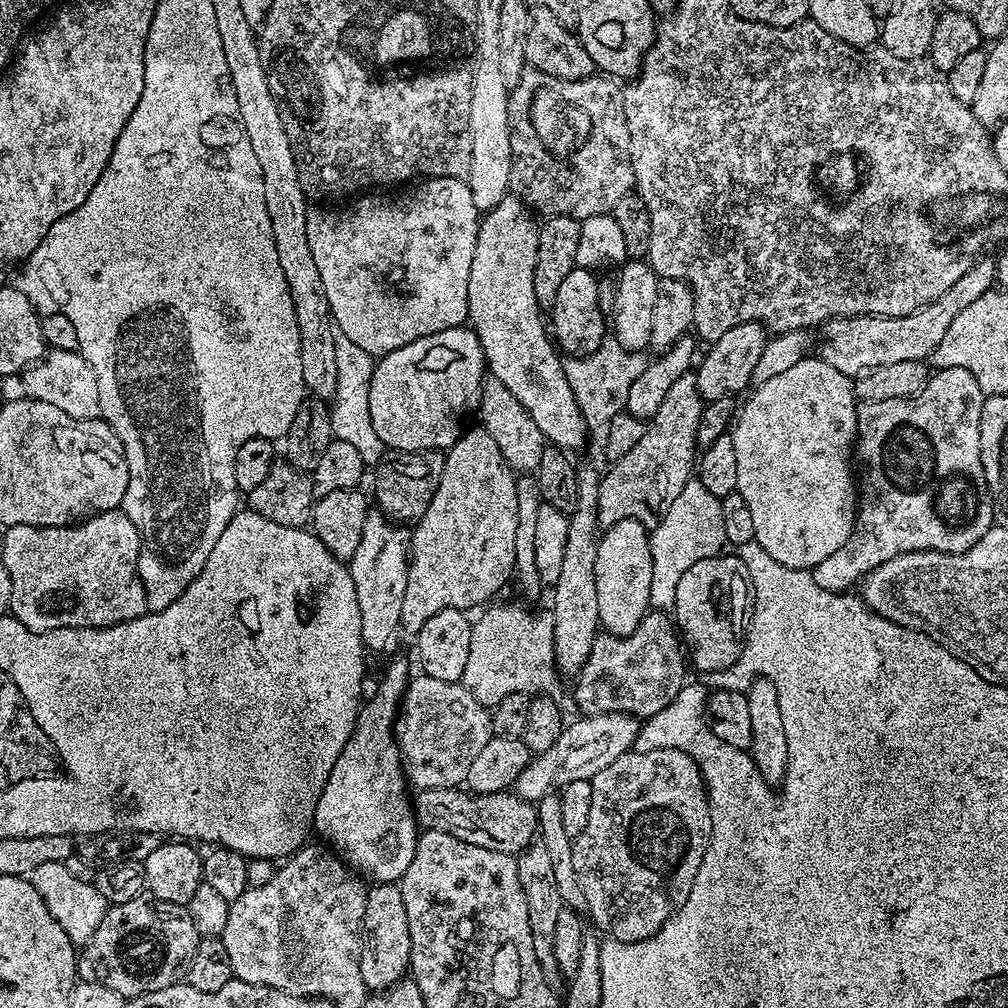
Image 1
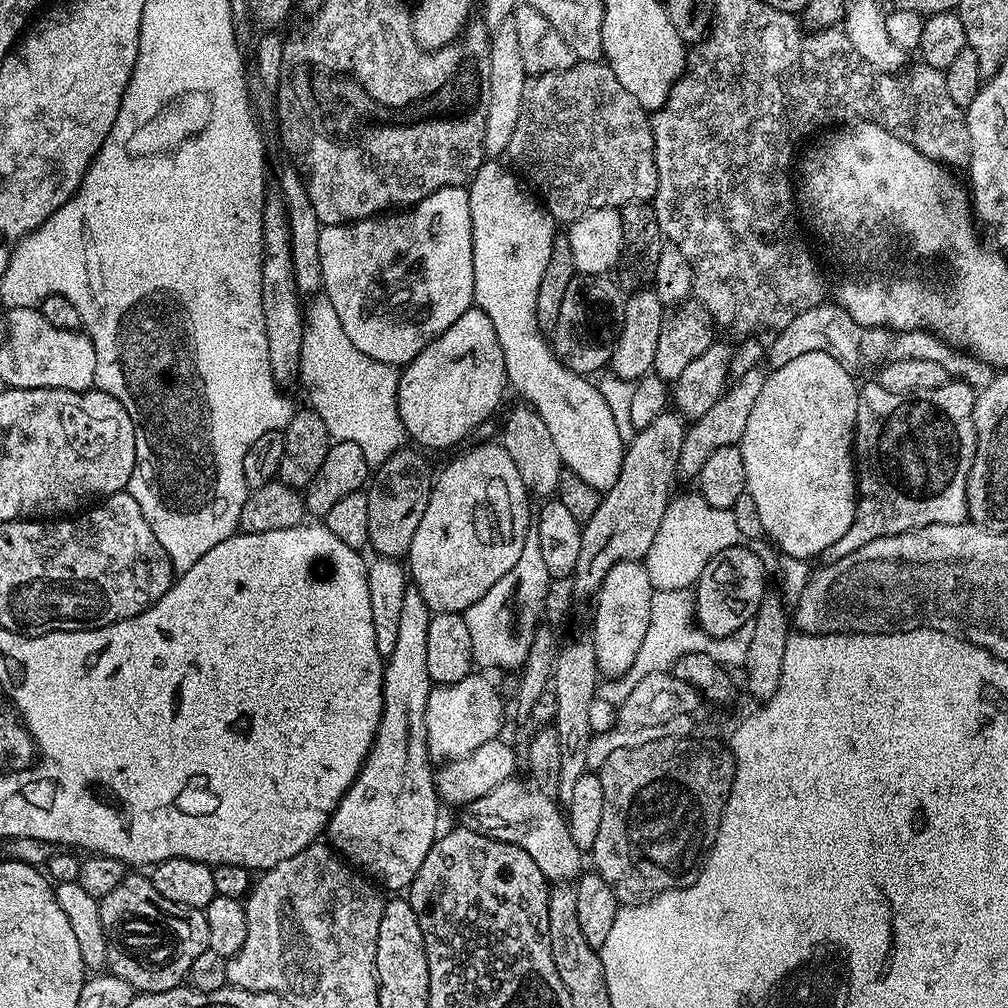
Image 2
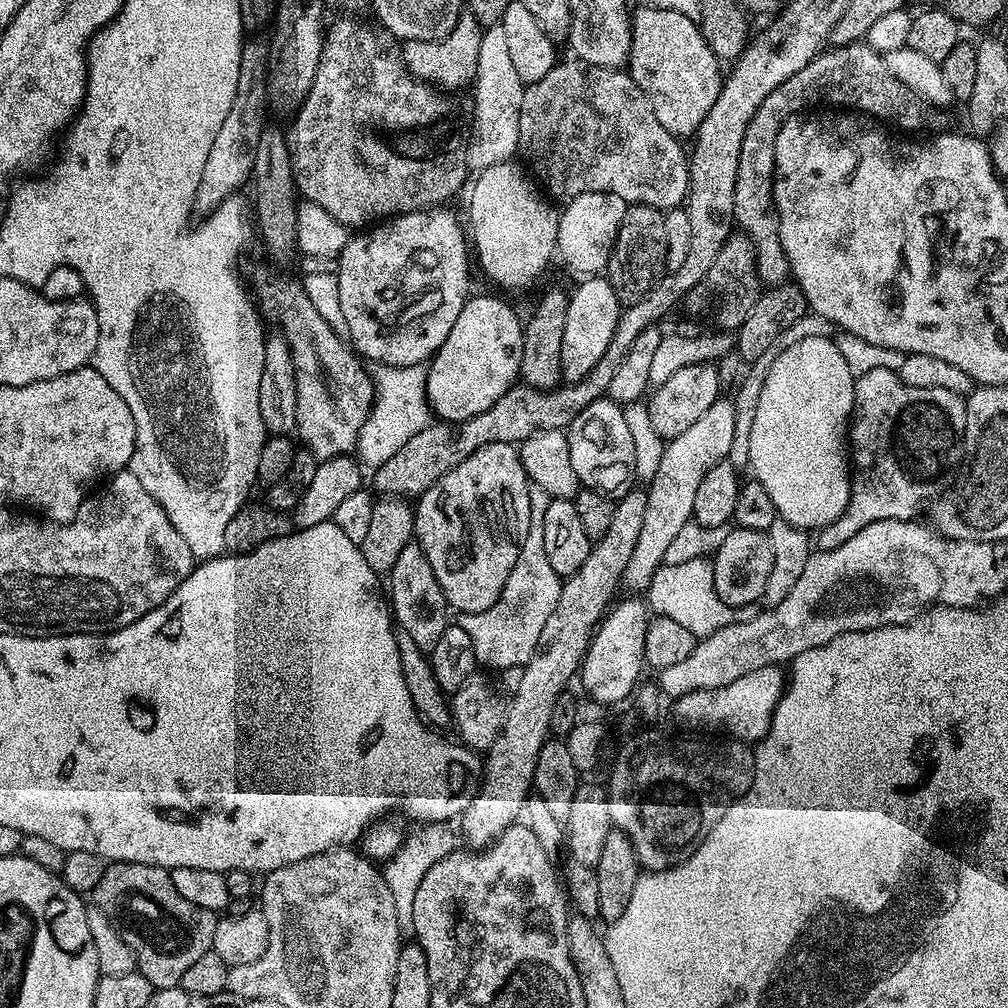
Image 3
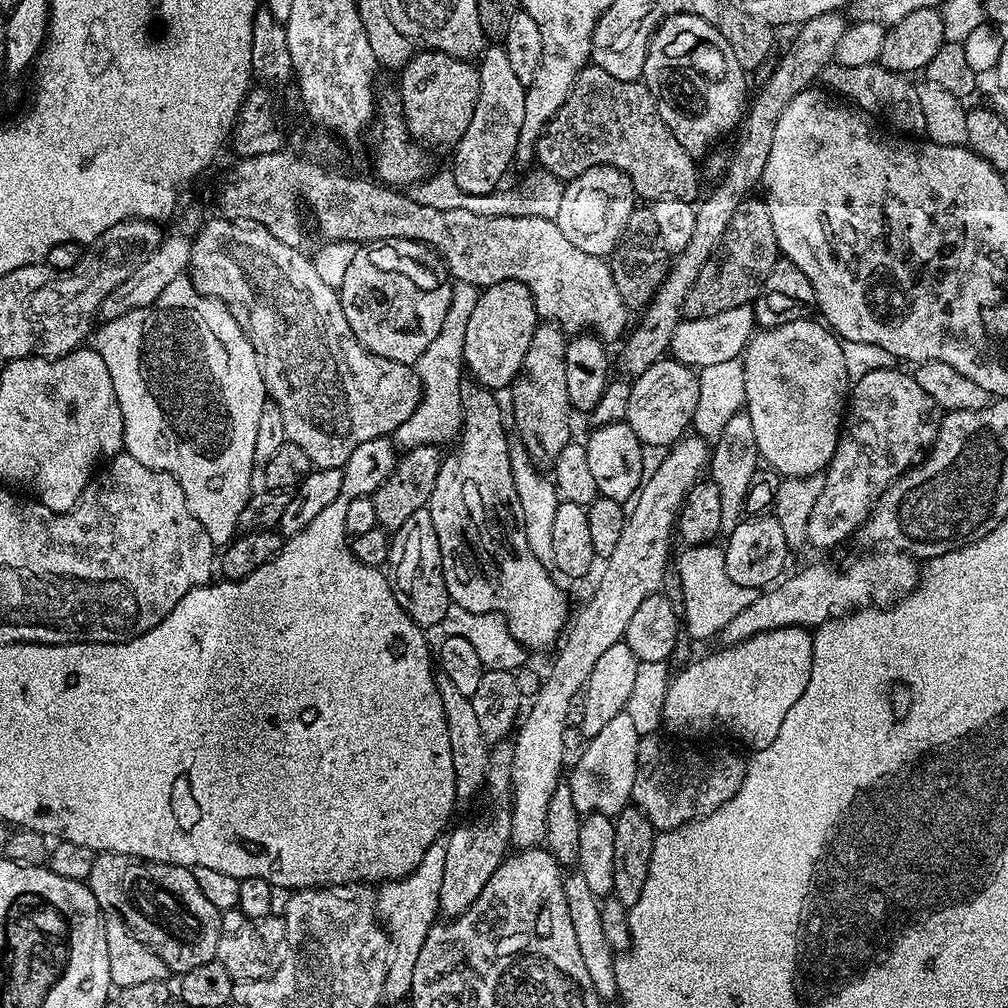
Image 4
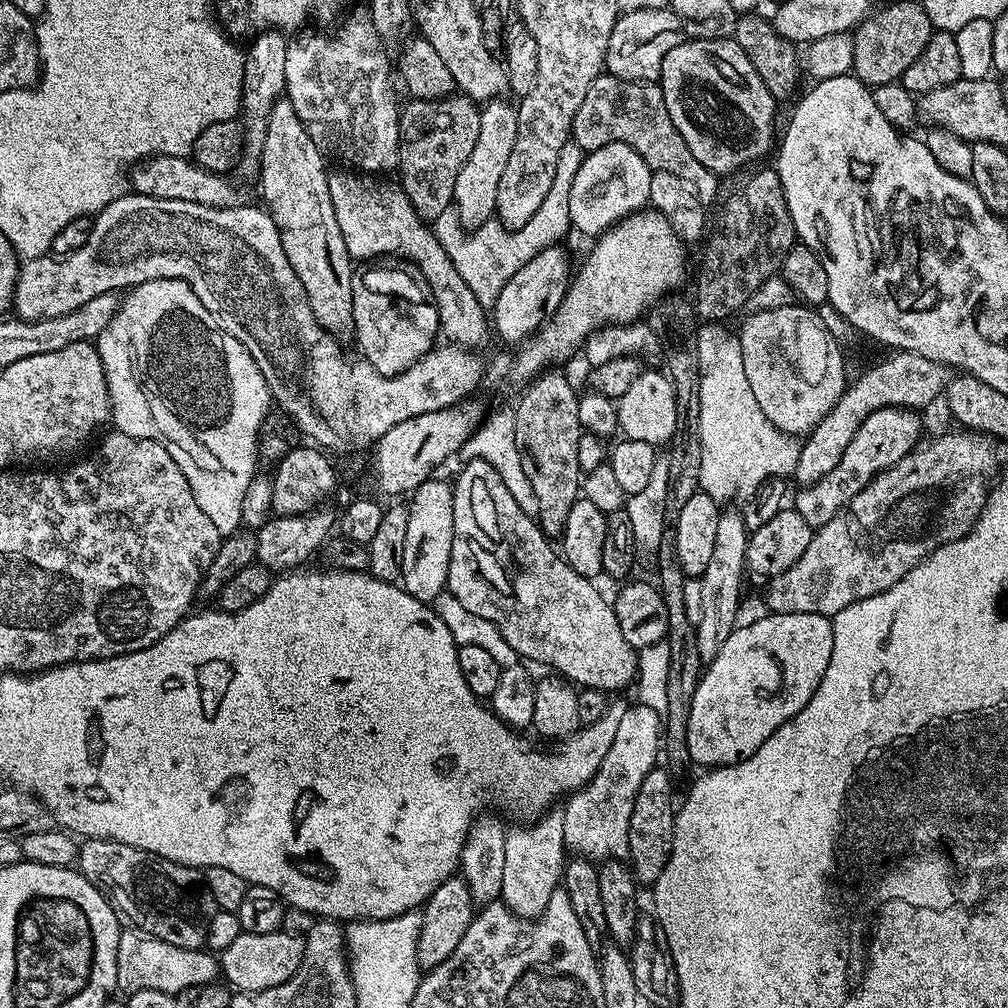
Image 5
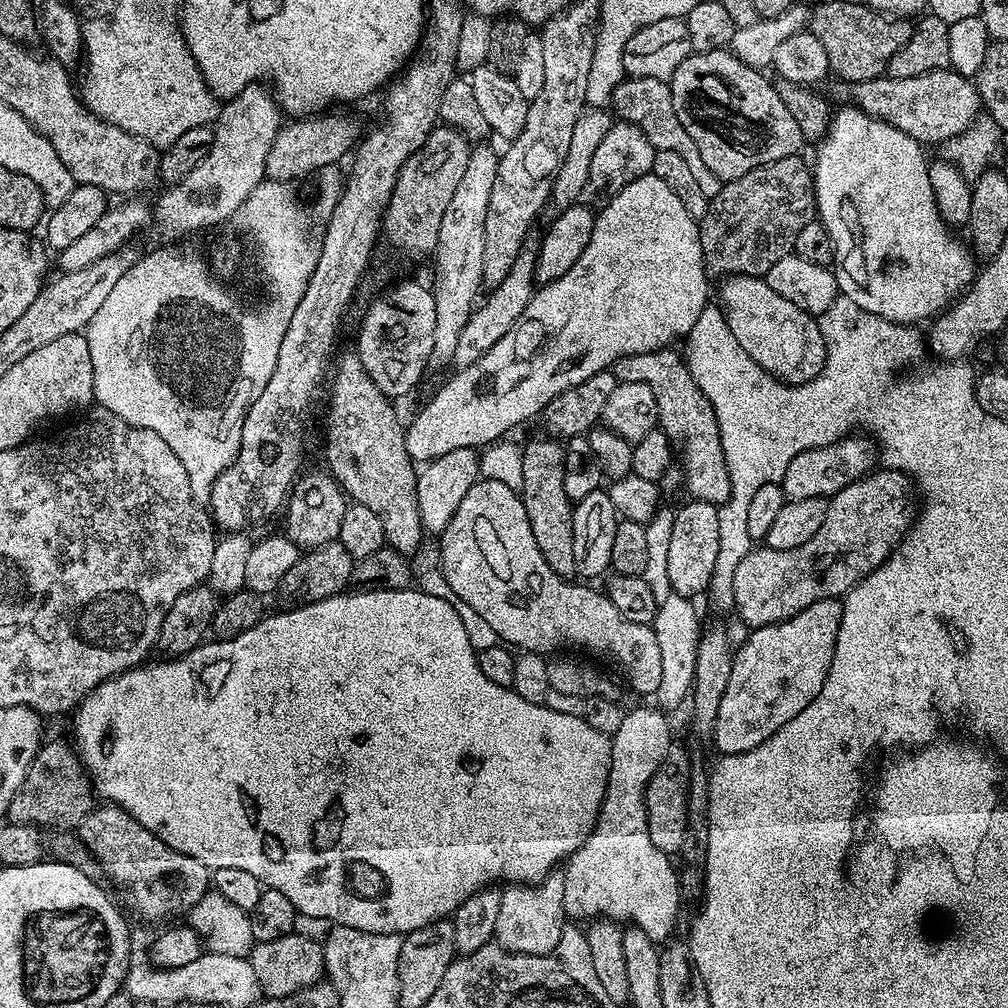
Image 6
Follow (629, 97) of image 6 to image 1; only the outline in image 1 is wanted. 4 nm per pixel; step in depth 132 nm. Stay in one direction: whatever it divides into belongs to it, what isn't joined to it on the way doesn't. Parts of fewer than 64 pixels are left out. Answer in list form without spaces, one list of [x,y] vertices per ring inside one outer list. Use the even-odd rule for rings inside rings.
[[[525,67],[520,81],[511,85],[508,94],[508,121],[510,122],[510,150],[512,151],[512,182],[511,191],[515,193],[528,206],[529,209],[541,212],[541,217],[569,216],[575,220],[583,221],[591,216],[606,216],[611,213],[622,198],[626,198],[636,188],[636,174],[632,165],[630,154],[630,130],[626,126],[626,114],[624,113],[624,94],[615,79],[604,74],[593,74],[581,80],[567,80],[566,78],[554,78],[554,74],[546,74],[537,68]]]

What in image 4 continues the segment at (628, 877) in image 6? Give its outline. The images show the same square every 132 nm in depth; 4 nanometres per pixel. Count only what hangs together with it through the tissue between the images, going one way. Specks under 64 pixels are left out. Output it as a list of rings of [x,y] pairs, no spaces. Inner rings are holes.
[[[622,711],[614,714],[614,718],[610,718],[610,722],[606,722],[606,726],[602,726],[602,730],[583,745],[572,773],[570,768],[566,776],[570,792],[574,794],[574,806],[578,811],[582,814],[597,812],[614,818],[622,809],[632,804],[640,738],[630,714]]]

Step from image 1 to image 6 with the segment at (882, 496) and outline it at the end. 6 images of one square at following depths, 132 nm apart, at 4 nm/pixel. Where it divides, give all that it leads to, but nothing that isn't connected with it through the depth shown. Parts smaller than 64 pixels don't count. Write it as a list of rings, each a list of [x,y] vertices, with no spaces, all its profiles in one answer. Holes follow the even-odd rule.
[[[849,434],[842,440],[835,440],[833,444],[823,444],[810,450],[802,450],[786,466],[786,474],[779,482],[784,492],[785,501],[825,497],[831,498],[838,494],[850,482],[861,480],[877,467],[878,452],[873,441],[864,434]]]

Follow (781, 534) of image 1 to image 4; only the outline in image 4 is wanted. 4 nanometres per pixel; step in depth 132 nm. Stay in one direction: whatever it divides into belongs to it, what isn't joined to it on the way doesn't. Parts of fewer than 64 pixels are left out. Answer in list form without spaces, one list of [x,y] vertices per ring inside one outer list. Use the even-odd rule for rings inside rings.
[[[812,319],[795,320],[757,331],[748,341],[742,357],[744,403],[754,426],[754,438],[758,438],[761,461],[784,478],[815,476],[827,469],[840,440],[842,421],[846,416],[846,401],[850,396],[845,345],[819,319]]]

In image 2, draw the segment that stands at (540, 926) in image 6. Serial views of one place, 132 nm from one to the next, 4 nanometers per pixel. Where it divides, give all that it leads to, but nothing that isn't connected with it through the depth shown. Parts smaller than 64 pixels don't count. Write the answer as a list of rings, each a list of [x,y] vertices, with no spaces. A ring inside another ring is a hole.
[[[756,367],[747,371],[745,375],[738,378],[722,395],[702,418],[691,421],[687,425],[684,442],[682,444],[682,454],[680,455],[679,475],[699,477],[702,466],[706,466],[706,458],[714,454],[721,446],[739,445],[742,434],[746,434],[746,422],[750,418],[750,410],[754,410],[754,402],[758,399],[758,394],[762,394],[762,386],[766,379],[766,372],[763,367]]]

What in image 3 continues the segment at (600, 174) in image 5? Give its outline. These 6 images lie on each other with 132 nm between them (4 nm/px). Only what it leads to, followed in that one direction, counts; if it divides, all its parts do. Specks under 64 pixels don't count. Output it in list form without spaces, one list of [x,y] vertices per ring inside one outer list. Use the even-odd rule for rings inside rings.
[[[609,192],[578,194],[577,196],[571,197],[565,204],[568,205],[565,208],[563,206],[560,212],[560,225],[558,226],[557,232],[556,252],[559,258],[561,256],[564,259],[566,267],[573,268],[576,272],[584,272],[580,274],[603,273],[608,267],[608,259],[616,241],[618,226],[622,226],[622,218],[630,205],[622,198],[618,198],[618,194],[610,194]]]

